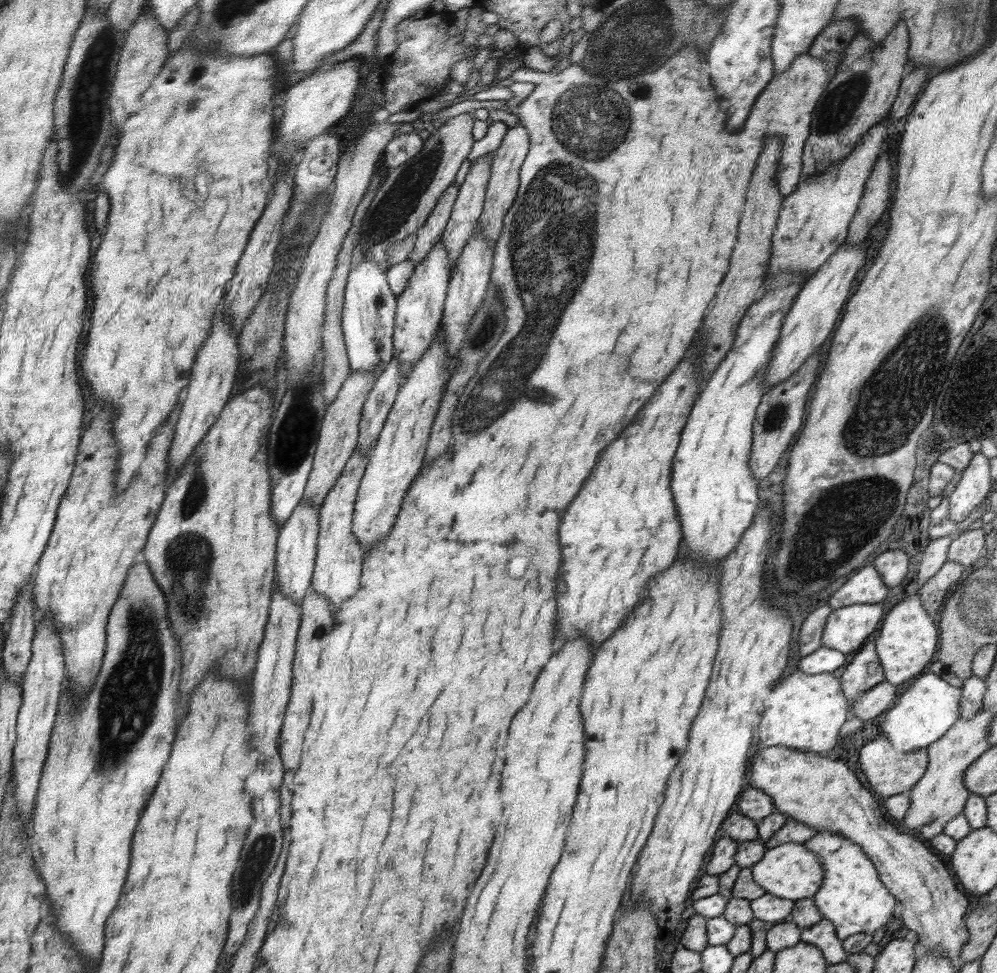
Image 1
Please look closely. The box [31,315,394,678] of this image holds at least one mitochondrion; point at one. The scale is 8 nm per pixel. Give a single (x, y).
(188, 558)

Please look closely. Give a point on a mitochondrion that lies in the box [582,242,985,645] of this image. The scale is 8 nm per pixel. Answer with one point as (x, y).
(888, 407)

